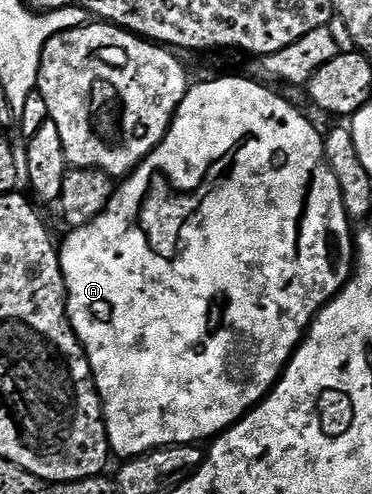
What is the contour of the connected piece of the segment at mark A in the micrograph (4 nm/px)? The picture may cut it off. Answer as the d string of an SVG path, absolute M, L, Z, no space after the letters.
M220 76L206 84L189 85L186 96L182 104L178 104L176 115L172 117L170 128L166 136L159 142L150 153L143 158L136 166L135 170L123 179L113 189L112 199L106 204L106 208L90 224L75 227L72 234L63 243L59 243L60 267L64 273L64 283L68 289L68 319L72 322L74 332L78 340L83 344L86 356L90 360L92 369L92 378L96 381L96 393L100 395L100 402L104 406L104 423L108 433L108 449L113 455L116 454L120 460L136 458L140 454L148 454L152 450L160 450L164 446L191 446L193 444L204 444L209 440L221 434L222 431L228 430L235 422L245 418L250 410L253 410L263 398L267 396L272 389L276 387L276 381L282 376L282 372L288 366L292 359L293 352L300 347L304 341L304 335L308 333L308 327L316 319L316 313L328 305L332 299L348 283L354 269L354 230L350 225L350 219L344 201L338 180L326 160L324 151L324 134L316 131L316 126L300 111L299 105L288 101L283 93L275 94L272 90L267 90L260 82L251 82L248 78L226 78Z

